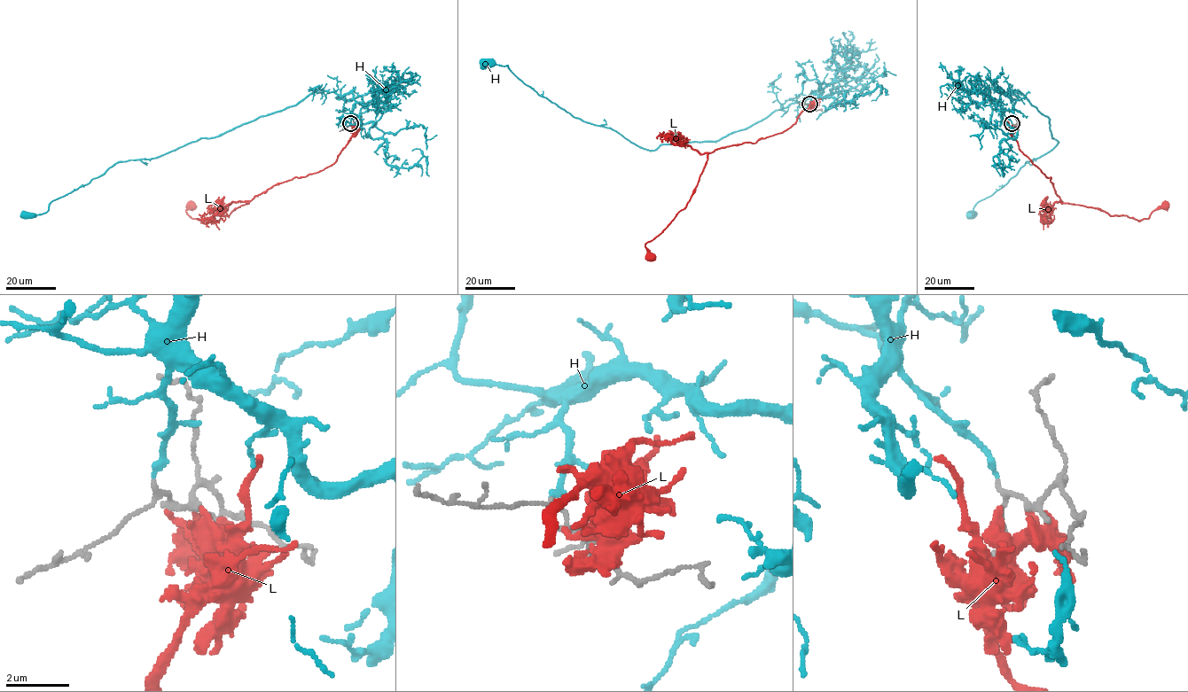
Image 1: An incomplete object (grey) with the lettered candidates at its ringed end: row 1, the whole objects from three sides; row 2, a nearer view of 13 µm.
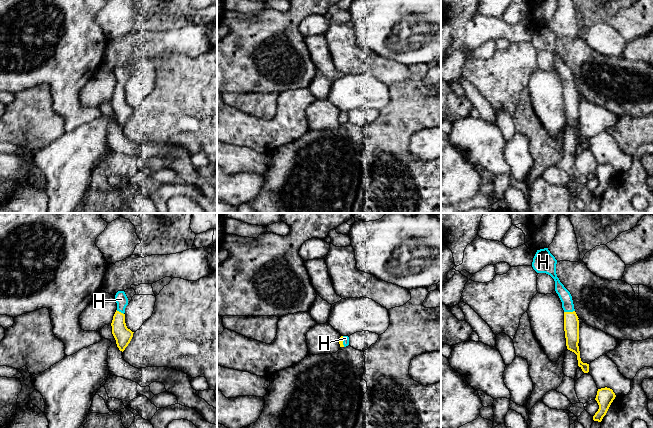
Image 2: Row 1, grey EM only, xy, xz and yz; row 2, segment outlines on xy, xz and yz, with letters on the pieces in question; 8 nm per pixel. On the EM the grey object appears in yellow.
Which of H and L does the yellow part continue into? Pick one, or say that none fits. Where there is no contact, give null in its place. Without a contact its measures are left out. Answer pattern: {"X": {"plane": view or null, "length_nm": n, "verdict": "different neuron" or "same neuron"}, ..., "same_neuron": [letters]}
{"H": {"plane": "yz", "length_nm": 90, "verdict": "same neuron"}, "L": {"plane": null, "verdict": "different neuron"}, "same_neuron": ["H"]}

